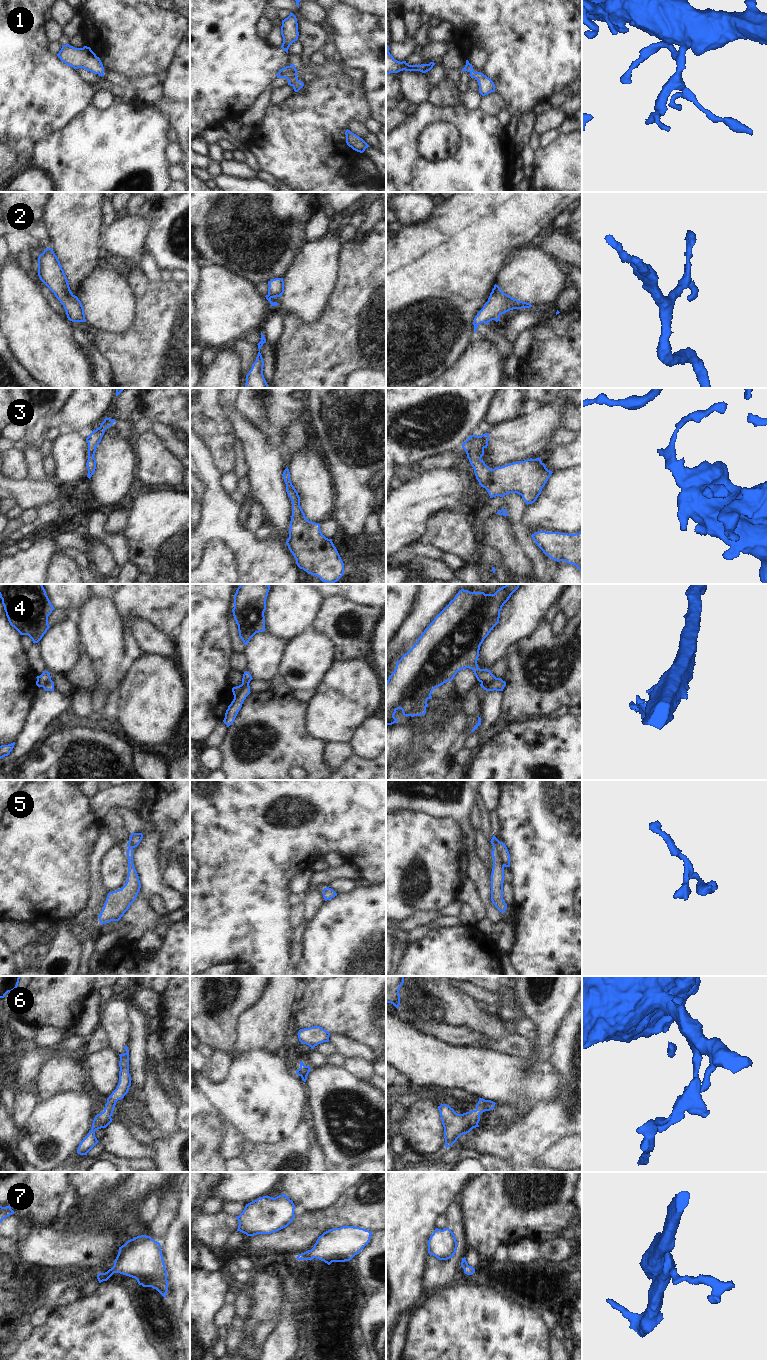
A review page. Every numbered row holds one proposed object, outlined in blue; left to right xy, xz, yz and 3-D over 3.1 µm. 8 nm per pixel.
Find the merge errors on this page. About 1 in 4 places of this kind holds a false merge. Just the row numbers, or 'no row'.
4, 5.

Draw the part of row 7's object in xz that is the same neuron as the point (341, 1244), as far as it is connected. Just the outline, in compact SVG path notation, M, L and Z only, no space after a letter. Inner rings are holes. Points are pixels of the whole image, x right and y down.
M342 1226L330 1229L318 1237L314 1247L297 1256L298 1260L312 1260L314 1258L324 1261L328 1265L332 1262L350 1261L369 1243L372 1232L360 1227Z

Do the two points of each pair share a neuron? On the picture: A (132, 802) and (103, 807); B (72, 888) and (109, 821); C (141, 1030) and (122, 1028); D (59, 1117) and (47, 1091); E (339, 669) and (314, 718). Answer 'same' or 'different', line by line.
A: same
B: different
C: different
D: different
E: same

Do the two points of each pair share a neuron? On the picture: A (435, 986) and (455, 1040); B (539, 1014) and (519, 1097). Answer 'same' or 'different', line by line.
A: different
B: same

